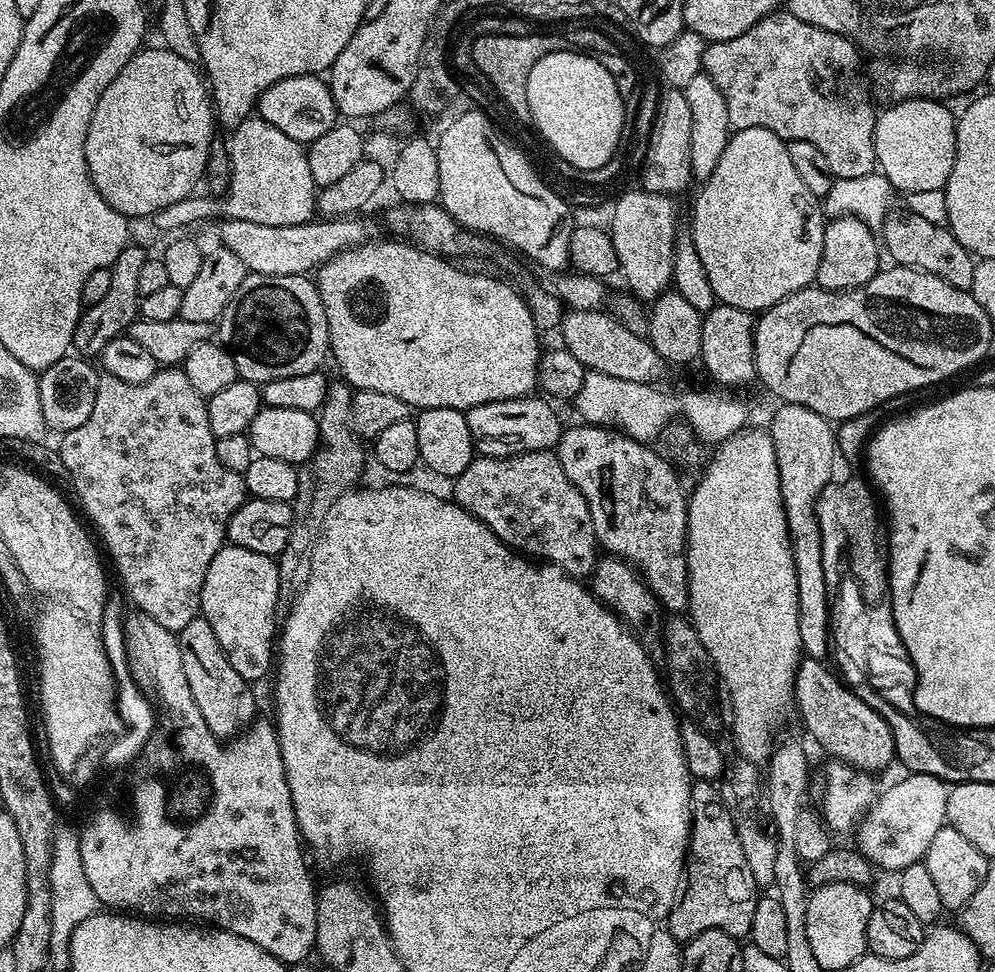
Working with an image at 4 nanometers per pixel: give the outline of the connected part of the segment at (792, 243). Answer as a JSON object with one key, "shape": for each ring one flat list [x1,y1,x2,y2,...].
{"shape":[[761,128,733,131,726,150,722,150,722,158,718,158,718,166,714,166,714,174,699,188,700,193,692,204,690,235,719,303,759,314,815,281,822,262,824,209,794,171,787,143,778,134]]}

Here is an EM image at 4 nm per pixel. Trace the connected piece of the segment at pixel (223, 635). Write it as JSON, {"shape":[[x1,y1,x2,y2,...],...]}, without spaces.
{"shape":[[233,544,220,548,206,570,206,582,202,582,200,615,214,630,218,646,230,658,230,666,249,682,257,682,274,668,274,641,278,636,276,603,280,600,282,577,273,557,254,554,254,550,239,548]]}

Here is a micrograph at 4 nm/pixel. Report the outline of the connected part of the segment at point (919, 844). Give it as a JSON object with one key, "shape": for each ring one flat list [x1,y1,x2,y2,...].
{"shape":[[909,773,877,795,875,803,865,812,857,825,856,848,880,869,899,872,919,863,931,841,947,821,948,786,933,775]]}

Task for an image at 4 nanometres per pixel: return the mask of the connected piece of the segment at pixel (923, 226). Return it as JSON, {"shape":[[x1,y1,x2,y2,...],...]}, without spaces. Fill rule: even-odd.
{"shape":[[896,210,889,214,884,220,882,229,882,248,887,255,889,252,896,259,893,261,899,267,917,268,929,272,950,282,950,286,971,289,972,285,977,283,977,261,972,253,960,245,958,238,954,238,954,234,947,226,926,222,922,214,914,214,907,210,901,212]]}

